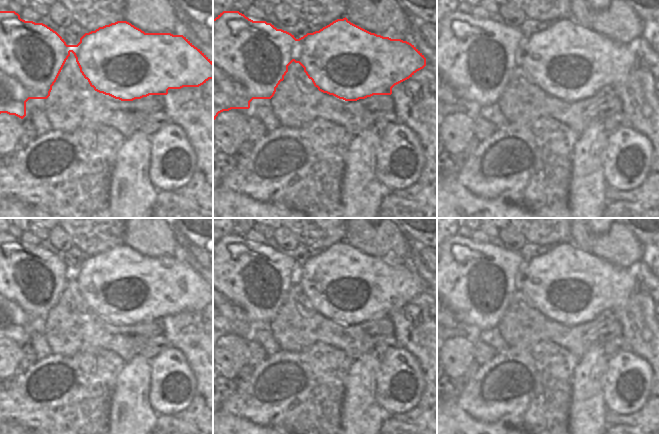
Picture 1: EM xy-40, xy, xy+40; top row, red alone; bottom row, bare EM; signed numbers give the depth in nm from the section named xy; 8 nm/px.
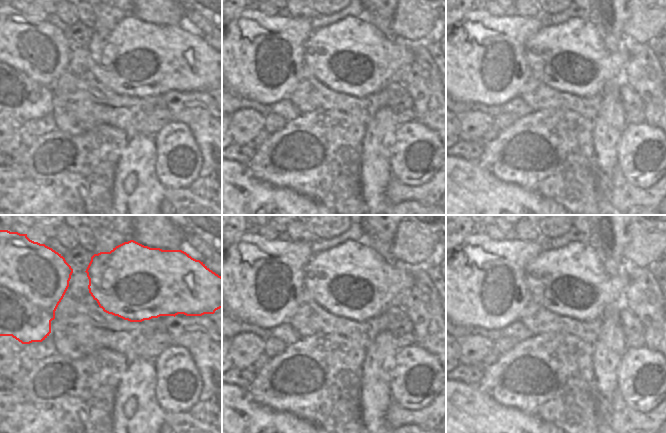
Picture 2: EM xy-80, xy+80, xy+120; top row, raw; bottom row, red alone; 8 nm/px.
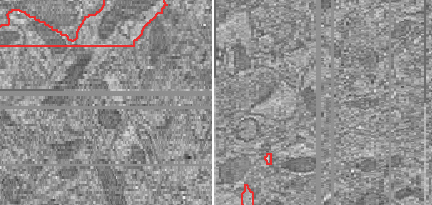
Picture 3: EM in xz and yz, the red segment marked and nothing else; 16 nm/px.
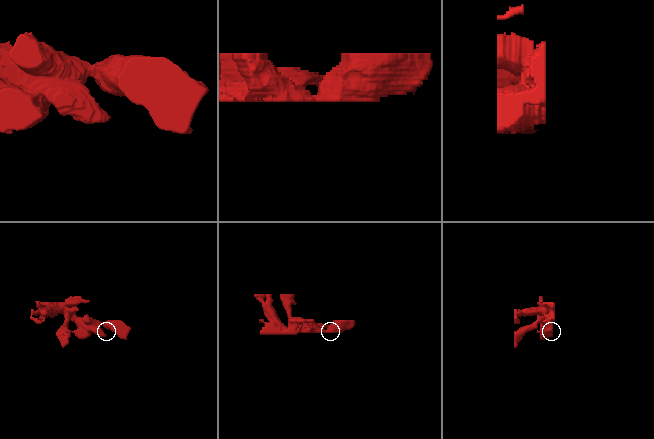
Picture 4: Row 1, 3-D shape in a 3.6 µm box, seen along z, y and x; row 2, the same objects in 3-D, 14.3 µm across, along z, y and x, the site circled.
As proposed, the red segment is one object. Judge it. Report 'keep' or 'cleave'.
cleave

